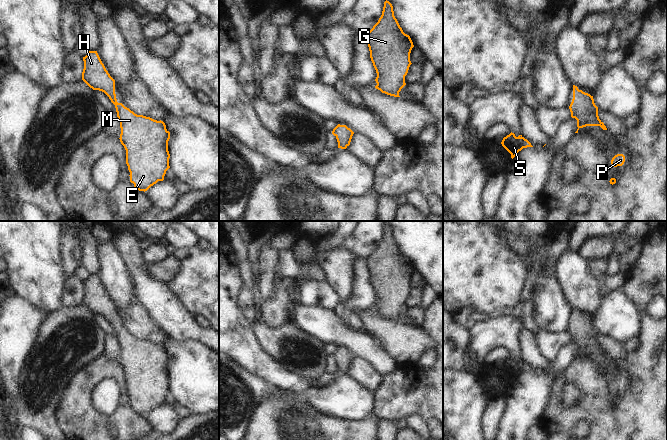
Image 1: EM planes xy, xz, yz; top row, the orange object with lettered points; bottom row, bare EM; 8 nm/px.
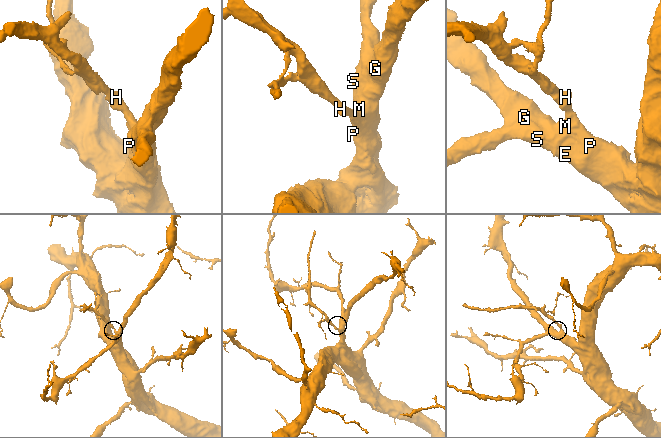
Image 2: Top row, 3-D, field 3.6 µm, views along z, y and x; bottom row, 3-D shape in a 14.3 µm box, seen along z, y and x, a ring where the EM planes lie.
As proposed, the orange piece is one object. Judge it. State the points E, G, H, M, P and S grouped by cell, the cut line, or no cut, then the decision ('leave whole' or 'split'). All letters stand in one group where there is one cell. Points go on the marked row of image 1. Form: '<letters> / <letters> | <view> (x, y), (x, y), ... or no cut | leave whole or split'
E G H M P S | no cut | leave whole

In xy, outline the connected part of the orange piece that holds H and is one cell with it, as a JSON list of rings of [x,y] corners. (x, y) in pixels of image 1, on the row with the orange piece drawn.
[[[89,51],[83,61],[82,80],[93,90],[104,92],[115,105],[121,128],[119,139],[126,150],[130,182],[137,190],[145,192],[158,181],[163,181],[170,168],[170,132],[163,121],[137,115],[117,102],[115,80],[97,51]]]

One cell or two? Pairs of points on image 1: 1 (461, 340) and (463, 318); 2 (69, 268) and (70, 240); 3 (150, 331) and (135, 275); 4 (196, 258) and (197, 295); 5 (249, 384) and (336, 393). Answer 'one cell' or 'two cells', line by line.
1: two cells
2: one cell
3: two cells
4: one cell
5: one cell

